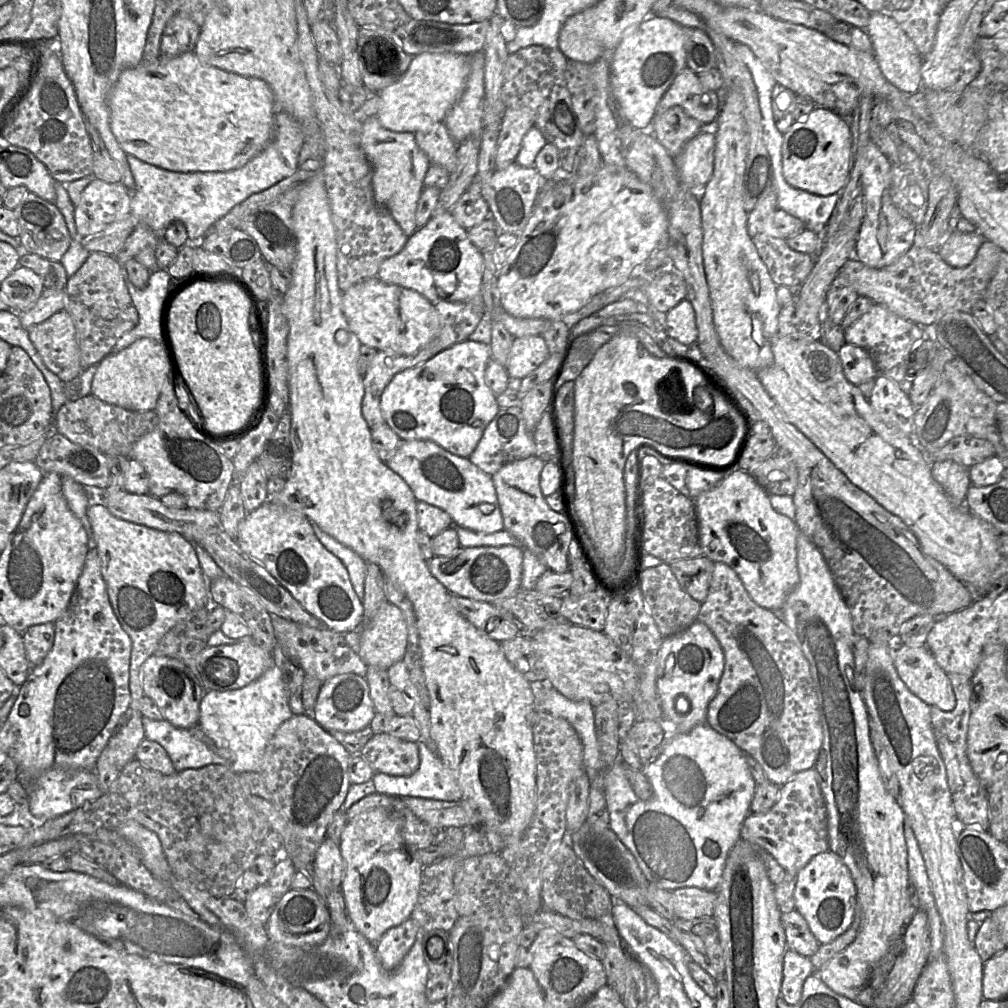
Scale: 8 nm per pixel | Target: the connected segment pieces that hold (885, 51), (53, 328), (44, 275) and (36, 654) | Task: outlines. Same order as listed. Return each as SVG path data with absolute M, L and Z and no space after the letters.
M885 12L871 13L865 29L872 45L875 58L885 79L902 93L915 93L922 90L921 67L922 57L912 40Z
M65 309L33 325L27 332L45 365L64 383L79 377L82 366L76 329Z
M27 253L19 258L19 266L33 270L44 288L65 289L68 276L59 261L52 261L36 254Z
M53 622L33 625L22 634L25 651L30 666L38 666L51 650L54 637L55 626Z

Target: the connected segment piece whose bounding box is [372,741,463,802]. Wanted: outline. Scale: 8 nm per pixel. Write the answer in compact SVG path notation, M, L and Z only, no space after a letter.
M425 742L417 743L419 749L420 765L411 776L392 776L376 772L372 777L376 791L395 797L418 797L441 801L459 801L463 798L463 792L452 771L446 767L436 753Z

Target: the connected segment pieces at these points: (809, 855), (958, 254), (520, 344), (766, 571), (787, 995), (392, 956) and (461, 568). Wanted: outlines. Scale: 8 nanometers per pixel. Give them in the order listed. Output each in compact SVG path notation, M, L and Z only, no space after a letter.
M816 770L799 772L780 787L775 805L764 814L750 814L743 822L740 839L773 856L788 873L797 875L816 855L829 851L827 814Z
M955 230L950 232L941 243L938 253L948 265L954 268L963 268L974 260L985 240L978 231L961 232Z
M542 335L515 338L505 369L511 379L523 379L549 356L550 352Z
M739 468L725 475L713 488L702 492L694 502L703 554L714 562L723 562L730 566L757 605L771 611L782 608L789 594L799 584L797 539L801 532L795 521L775 511L765 489L751 473Z
M788 950L783 962L781 997L788 1004L797 1004L802 995L804 981L813 973L814 968L809 957Z
M409 918L388 929L375 944L377 957L387 971L394 970L413 946L419 927Z
M459 547L449 556L433 556L427 561L431 574L452 594L494 603L521 589L523 553L519 547Z

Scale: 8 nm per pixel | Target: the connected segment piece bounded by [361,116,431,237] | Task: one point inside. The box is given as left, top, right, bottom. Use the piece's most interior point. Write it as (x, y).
(399, 166)

